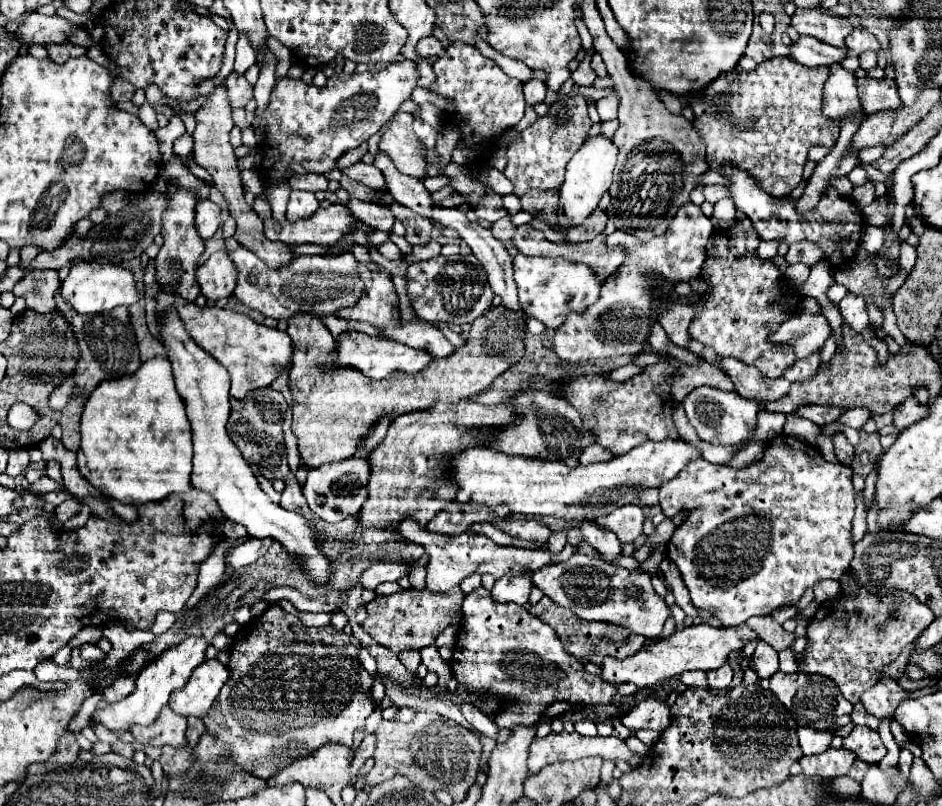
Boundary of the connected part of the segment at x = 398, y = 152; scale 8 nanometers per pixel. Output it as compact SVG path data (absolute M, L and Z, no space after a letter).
M395 114L393 124L381 136L379 150L387 152L403 174L419 180L427 178L427 158L421 154L425 144L413 132L413 114Z

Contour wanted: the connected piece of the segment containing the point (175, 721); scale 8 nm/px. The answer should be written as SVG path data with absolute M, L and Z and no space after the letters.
M163 706L159 712L159 718L151 726L131 726L131 734L139 744L151 744L151 746L173 746L181 748L185 746L185 728L187 728L187 718L175 714L169 706Z

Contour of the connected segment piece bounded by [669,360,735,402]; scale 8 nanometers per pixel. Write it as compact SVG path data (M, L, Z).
M699 360L697 366L689 366L689 364L681 364L675 372L675 376L669 380L671 386L671 394L675 400L683 400L693 388L699 386L713 386L713 388L721 388L721 390L735 390L731 378L717 366Z

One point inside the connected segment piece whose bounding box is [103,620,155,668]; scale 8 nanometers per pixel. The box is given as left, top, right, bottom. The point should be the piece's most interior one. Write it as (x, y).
(124, 641)

